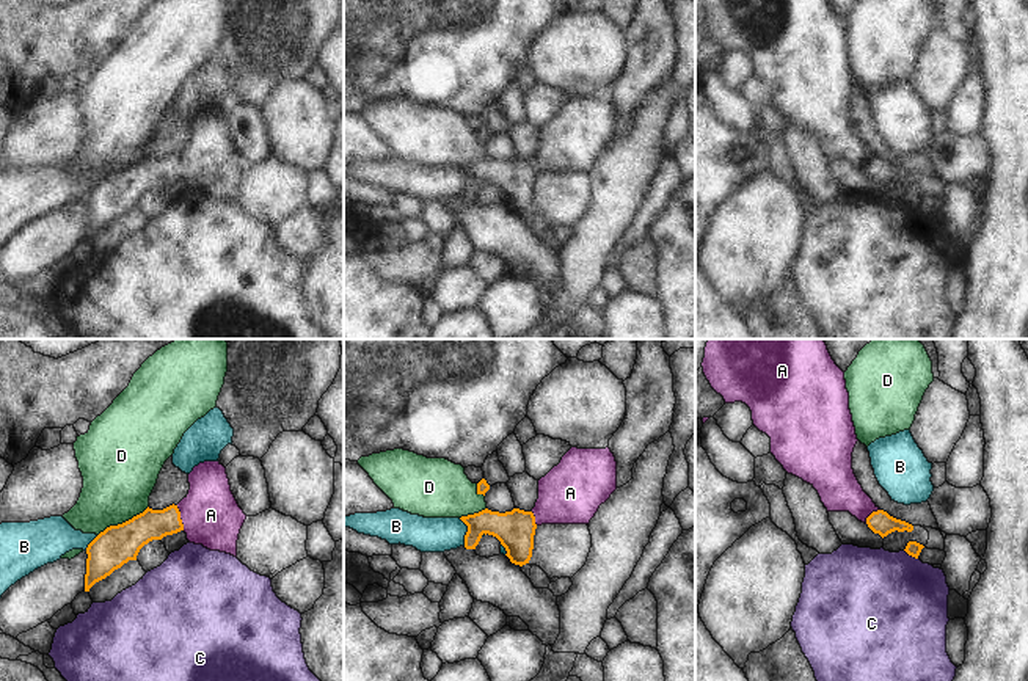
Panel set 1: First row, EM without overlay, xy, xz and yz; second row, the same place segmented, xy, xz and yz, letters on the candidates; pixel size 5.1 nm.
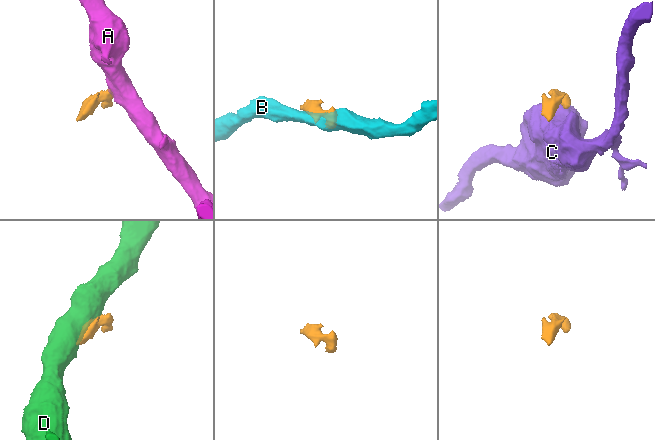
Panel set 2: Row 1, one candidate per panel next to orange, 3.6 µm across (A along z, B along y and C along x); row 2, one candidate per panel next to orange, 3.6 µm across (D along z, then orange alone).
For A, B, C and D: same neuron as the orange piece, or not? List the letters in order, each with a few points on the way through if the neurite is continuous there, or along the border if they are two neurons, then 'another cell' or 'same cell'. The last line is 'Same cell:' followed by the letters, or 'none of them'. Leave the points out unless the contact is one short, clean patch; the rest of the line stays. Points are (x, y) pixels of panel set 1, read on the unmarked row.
A: way xy (151, 173), (179, 167), (211, 163); same cell
B: another cell
C: border yz (904, 198), (917, 207); another cell
D: another cell
Same cell: A

